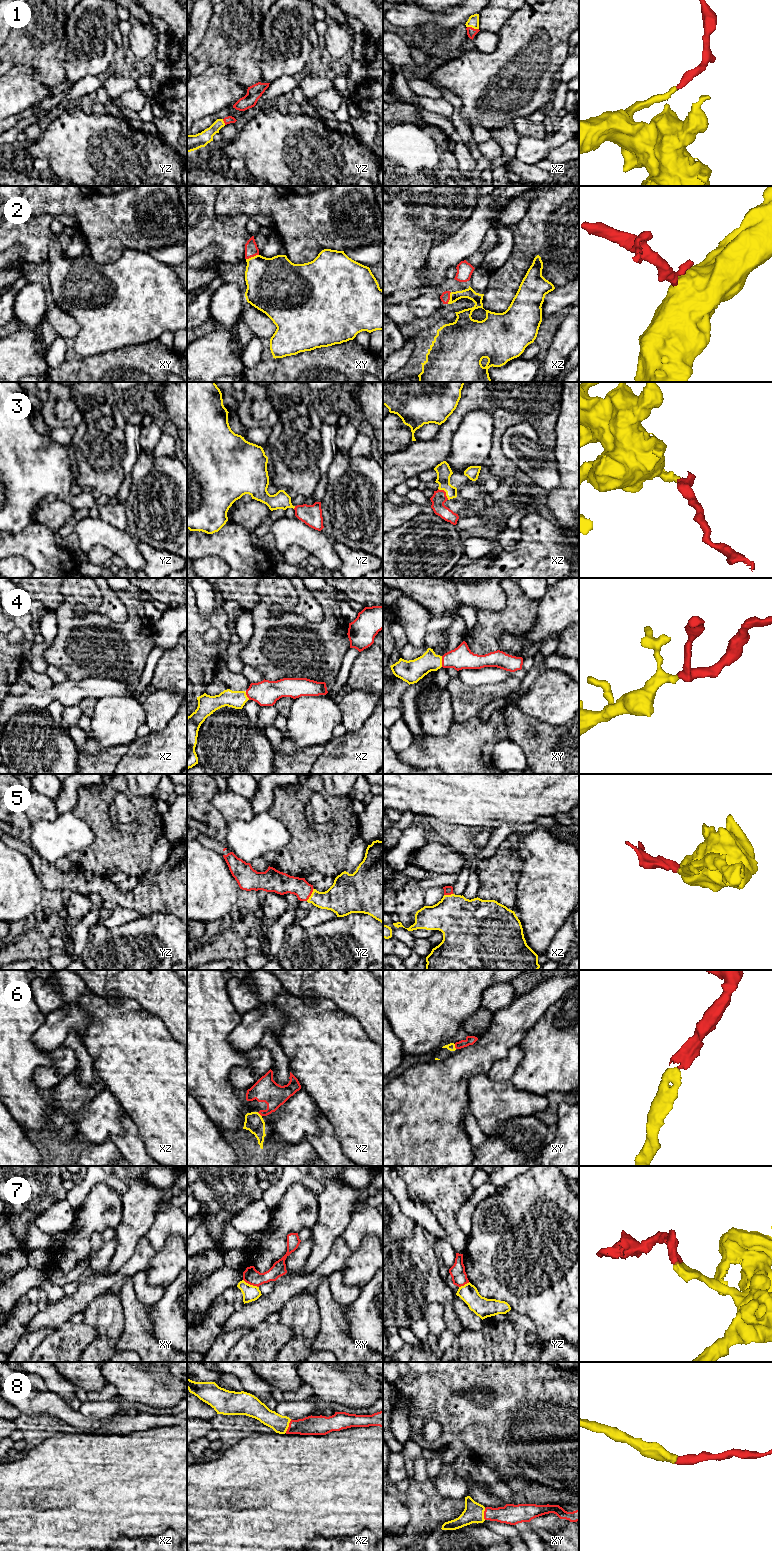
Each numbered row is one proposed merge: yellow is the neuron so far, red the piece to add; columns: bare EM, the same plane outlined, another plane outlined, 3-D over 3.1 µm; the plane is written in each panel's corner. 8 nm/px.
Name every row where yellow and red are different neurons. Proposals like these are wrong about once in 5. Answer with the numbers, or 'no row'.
7

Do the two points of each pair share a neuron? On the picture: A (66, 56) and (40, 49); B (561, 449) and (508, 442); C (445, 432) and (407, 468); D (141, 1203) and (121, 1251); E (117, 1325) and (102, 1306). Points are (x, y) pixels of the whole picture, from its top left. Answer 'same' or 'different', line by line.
A: different
B: different
C: same
D: same
E: same

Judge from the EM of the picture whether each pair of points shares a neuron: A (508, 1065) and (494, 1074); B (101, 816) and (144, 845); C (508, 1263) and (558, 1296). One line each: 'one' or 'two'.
A: one
B: one
C: one

